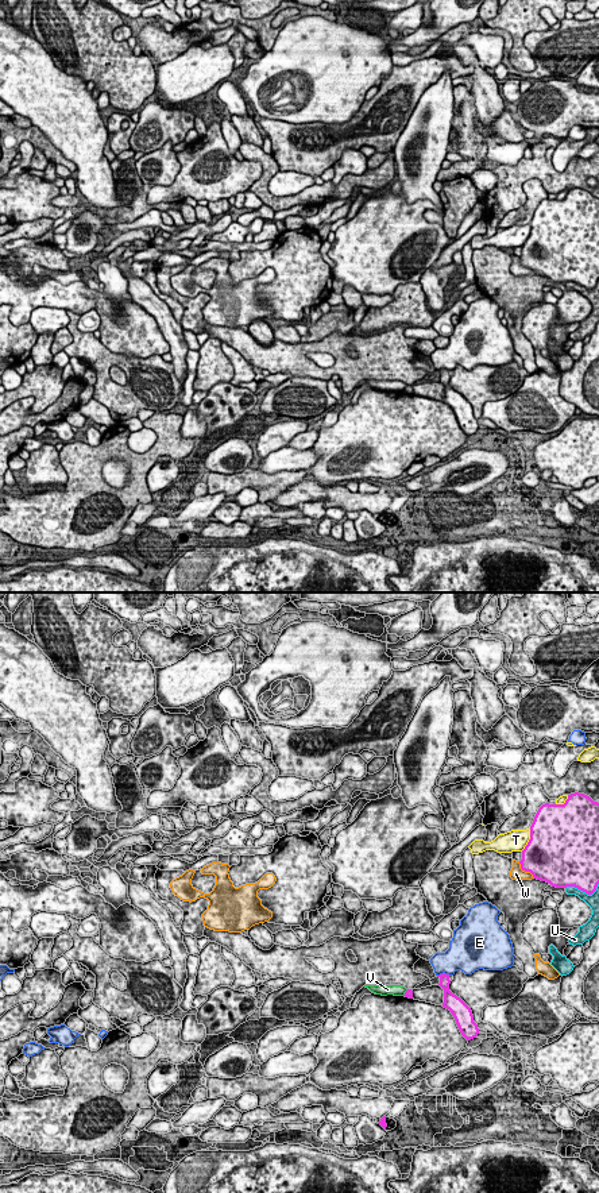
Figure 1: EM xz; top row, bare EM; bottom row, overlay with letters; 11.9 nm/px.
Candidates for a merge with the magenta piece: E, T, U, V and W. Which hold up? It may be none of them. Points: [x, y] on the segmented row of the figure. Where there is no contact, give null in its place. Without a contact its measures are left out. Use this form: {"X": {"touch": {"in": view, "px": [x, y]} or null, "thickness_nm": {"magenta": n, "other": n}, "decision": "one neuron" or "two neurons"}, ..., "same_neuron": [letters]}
{"E": {"touch": {"in": "xz", "px": [443, 973]}, "thickness_nm": {"magenta": 130, "other": 300}, "decision": "two neurons"}, "T": {"touch": {"in": "xz", "px": [529, 840]}, "thickness_nm": {"magenta": 500, "other": 260}, "decision": "two neurons"}, "U": {"touch": {"in": "xz", "px": [583, 891]}, "thickness_nm": {"magenta": 420, "other": 160}, "decision": "two neurons"}, "V": {"touch": {"in": "xz", "px": [405, 992]}, "thickness_nm": {"magenta": 100, "other": 130}, "decision": "two neurons"}, "W": {"touch": {"in": "xz", "px": [525, 871]}, "thickness_nm": {"magenta": 460, "other": 160}, "decision": "two neurons"}, "same_neuron": []}

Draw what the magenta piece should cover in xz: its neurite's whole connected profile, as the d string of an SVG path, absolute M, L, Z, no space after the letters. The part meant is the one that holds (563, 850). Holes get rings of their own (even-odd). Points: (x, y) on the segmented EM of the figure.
M571 794L564 804L542 804L522 850L521 869L556 888L575 887L592 895L599 884L599 803L584 794Z

